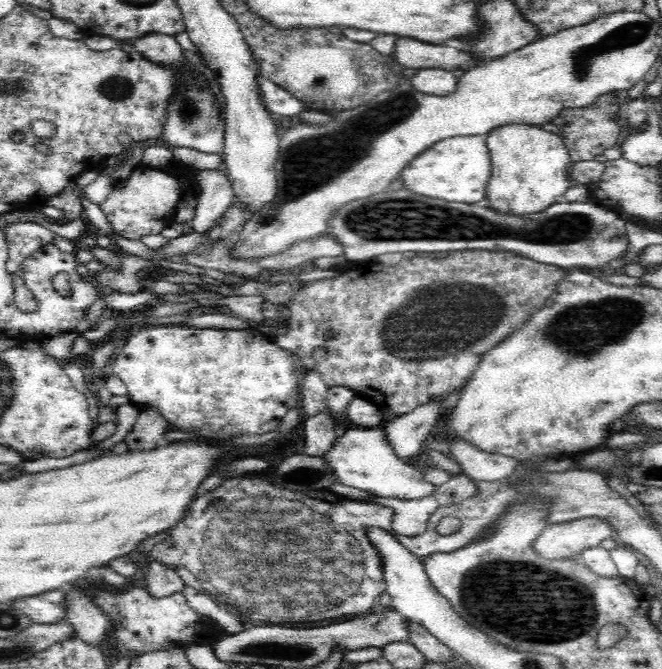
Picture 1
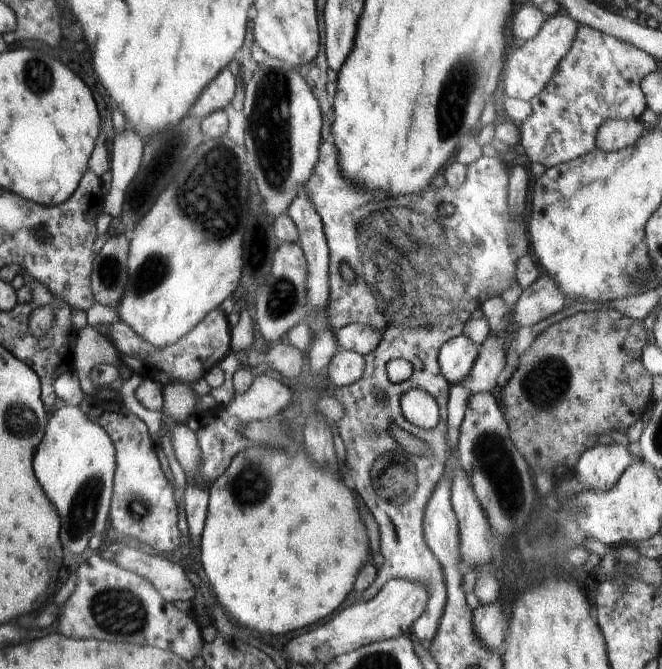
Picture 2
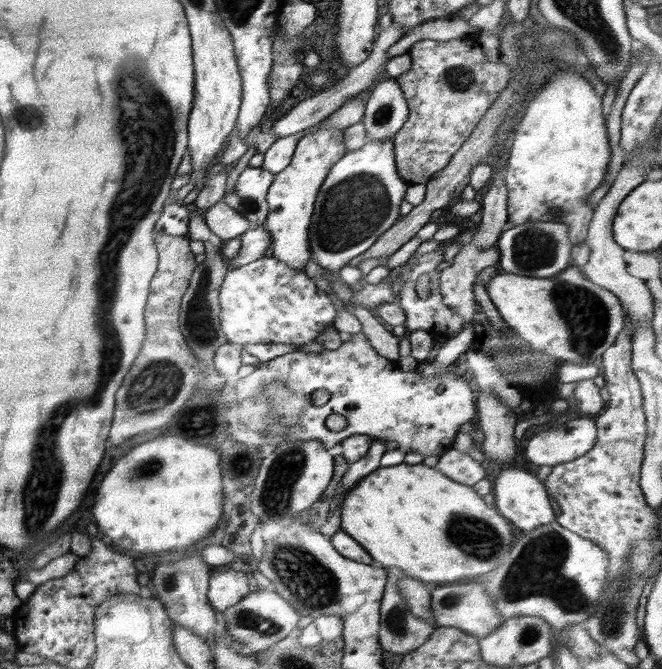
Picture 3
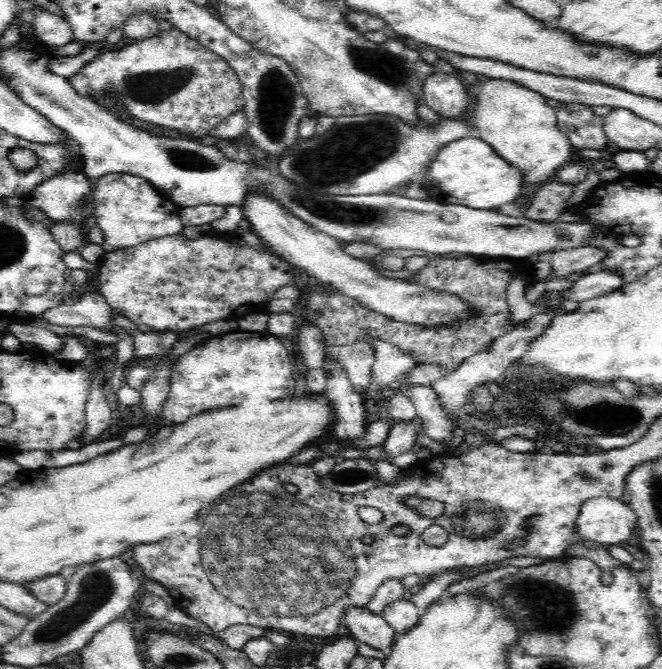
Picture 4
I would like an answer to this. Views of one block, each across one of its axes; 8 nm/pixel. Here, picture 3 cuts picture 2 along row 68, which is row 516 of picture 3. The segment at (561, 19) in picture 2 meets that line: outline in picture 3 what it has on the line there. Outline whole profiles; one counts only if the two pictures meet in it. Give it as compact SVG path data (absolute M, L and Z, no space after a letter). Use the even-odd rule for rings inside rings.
M516 466L502 468L494 482L493 495L497 512L522 531L534 530L538 526L554 522L557 518L545 486L538 477L524 468L516 468Z

